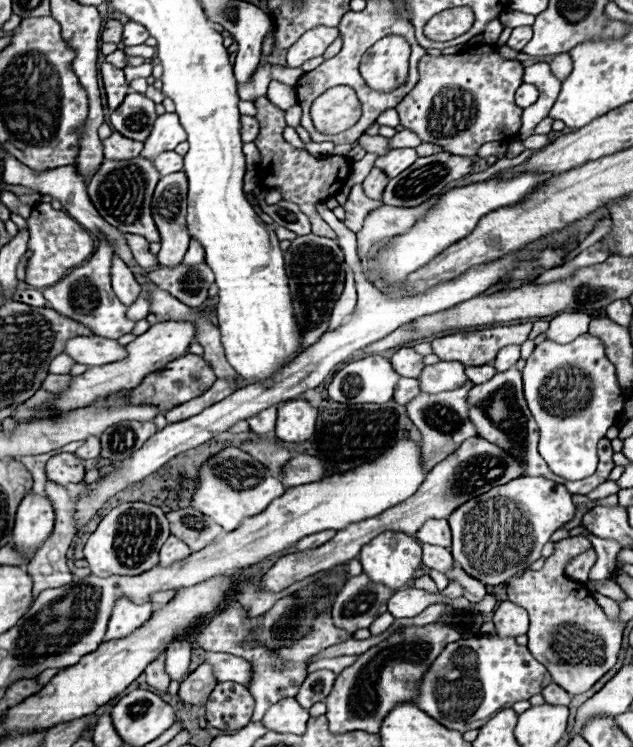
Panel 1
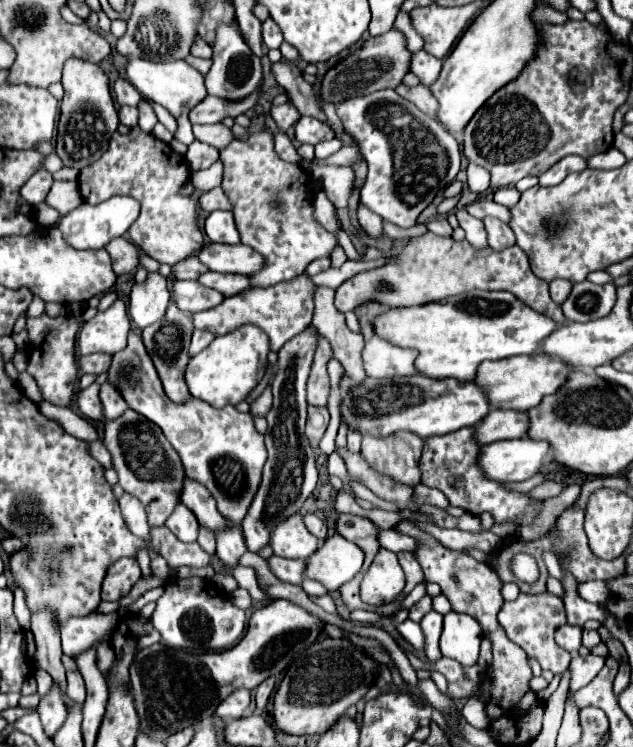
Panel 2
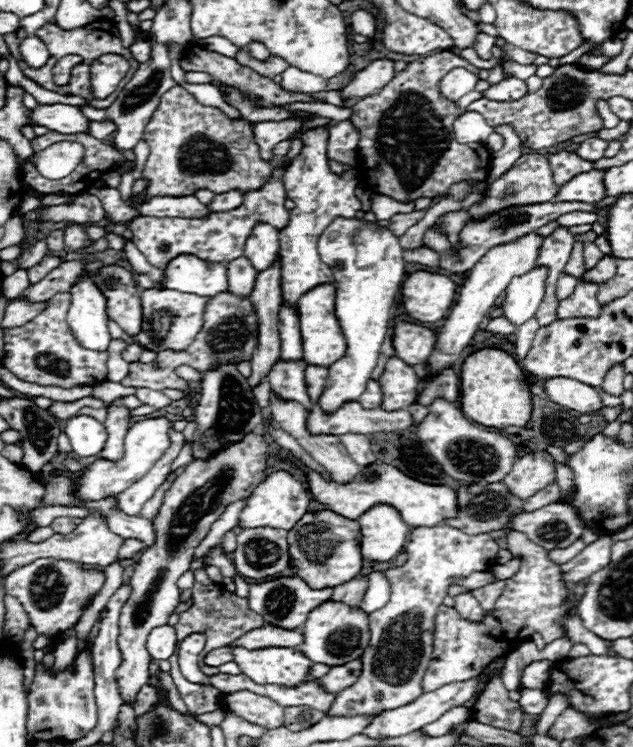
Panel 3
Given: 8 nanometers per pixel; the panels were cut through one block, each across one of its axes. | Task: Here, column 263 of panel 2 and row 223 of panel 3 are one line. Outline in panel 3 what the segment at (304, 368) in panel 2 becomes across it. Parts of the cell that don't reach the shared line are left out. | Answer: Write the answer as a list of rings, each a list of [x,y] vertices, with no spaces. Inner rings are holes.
[[[548,202],[548,204],[530,204],[528,208],[508,208],[508,212],[500,212],[496,216],[488,216],[486,220],[482,222],[476,222],[476,224],[468,224],[464,230],[462,230],[462,252],[460,252],[460,258],[452,258],[450,252],[448,252],[448,240],[442,232],[434,230],[434,228],[428,228],[426,236],[424,236],[424,244],[428,248],[432,248],[434,252],[440,254],[440,262],[446,270],[450,272],[466,272],[470,270],[476,262],[480,262],[480,258],[494,246],[500,246],[500,244],[508,244],[508,242],[514,242],[530,232],[536,232],[538,228],[542,228],[544,224],[556,220],[558,216],[562,214],[570,214],[570,212],[598,212],[596,204],[556,204],[556,202]]]

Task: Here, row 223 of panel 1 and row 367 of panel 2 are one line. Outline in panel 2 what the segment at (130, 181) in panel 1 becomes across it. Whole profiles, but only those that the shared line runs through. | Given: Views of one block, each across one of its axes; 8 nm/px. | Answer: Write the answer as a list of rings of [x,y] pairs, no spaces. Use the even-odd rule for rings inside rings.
[[[130,330],[128,346],[112,354],[108,382],[120,392],[128,408],[162,428],[168,442],[180,454],[186,476],[206,486],[214,496],[220,514],[232,524],[240,526],[260,488],[262,468],[266,462],[264,436],[254,428],[254,418],[250,414],[238,412],[234,406],[216,410],[214,406],[196,398],[192,398],[188,404],[172,404],[164,396],[160,378],[156,376],[156,368],[142,344],[138,330]]]

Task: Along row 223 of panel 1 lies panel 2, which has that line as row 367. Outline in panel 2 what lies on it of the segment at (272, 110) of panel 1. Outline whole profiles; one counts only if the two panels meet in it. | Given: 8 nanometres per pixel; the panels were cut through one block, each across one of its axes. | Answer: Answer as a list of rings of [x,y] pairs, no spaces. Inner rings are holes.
[[[320,338],[320,348],[316,348],[312,370],[308,376],[308,404],[310,406],[328,406],[328,394],[330,394],[330,382],[326,364],[332,358],[332,348],[328,340]]]

